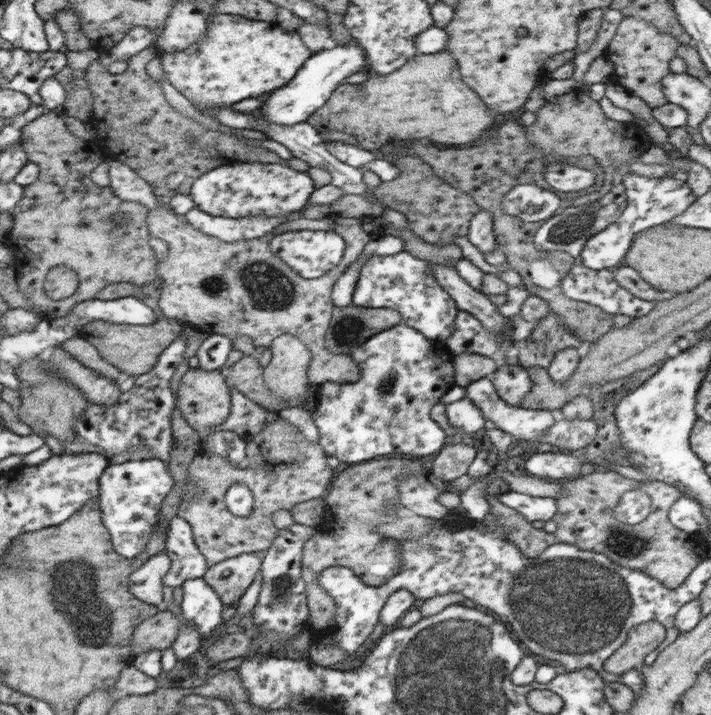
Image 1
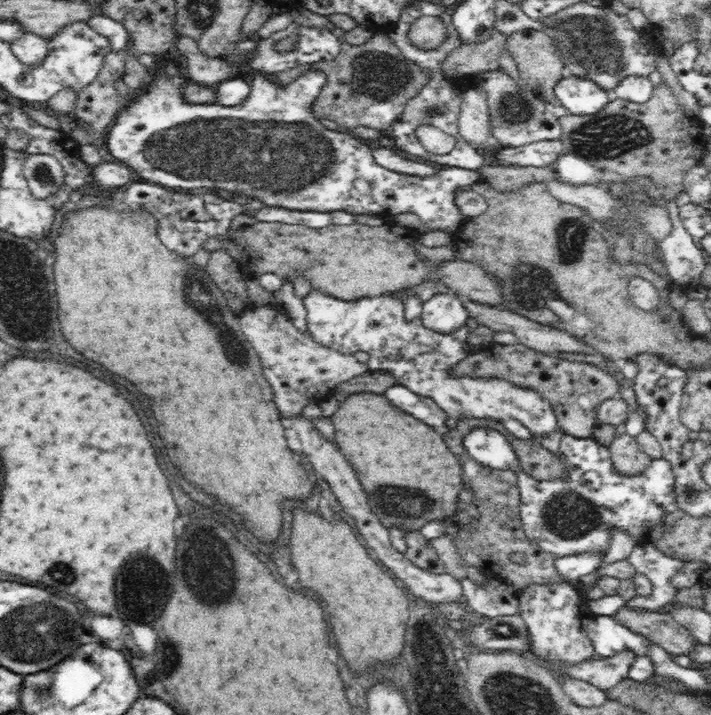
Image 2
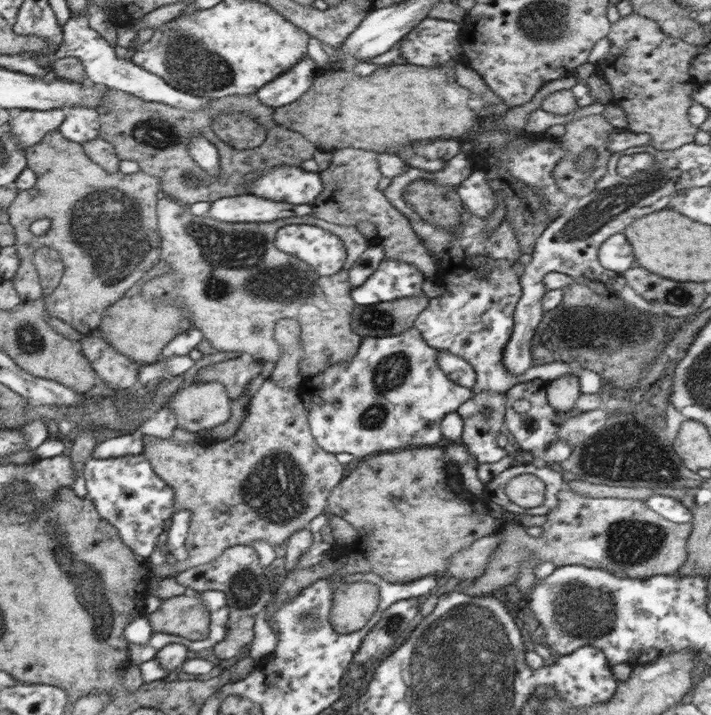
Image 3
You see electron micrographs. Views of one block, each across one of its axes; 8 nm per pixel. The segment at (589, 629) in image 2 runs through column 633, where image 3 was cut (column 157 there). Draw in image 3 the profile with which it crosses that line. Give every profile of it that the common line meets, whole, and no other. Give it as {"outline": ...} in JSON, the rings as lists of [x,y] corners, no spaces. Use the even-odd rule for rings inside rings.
{"outline":[[[204,591],[200,593],[204,605],[210,611],[208,636],[199,641],[188,641],[182,636],[152,631],[152,636],[146,643],[128,643],[127,653],[129,666],[137,666],[152,660],[158,652],[170,643],[186,646],[188,651],[199,652],[213,648],[217,642],[224,640],[228,634],[229,605],[227,596],[220,591]]]}

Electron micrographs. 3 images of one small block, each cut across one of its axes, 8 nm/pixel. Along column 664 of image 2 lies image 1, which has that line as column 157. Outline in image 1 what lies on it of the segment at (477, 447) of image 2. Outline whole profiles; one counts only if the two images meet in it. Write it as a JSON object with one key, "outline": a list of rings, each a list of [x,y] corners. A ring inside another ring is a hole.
{"outline":[[[126,460],[111,462],[99,478],[99,495],[102,522],[110,534],[114,550],[129,560],[145,551],[151,539],[157,515],[166,495],[173,488],[173,478],[161,460]]]}

